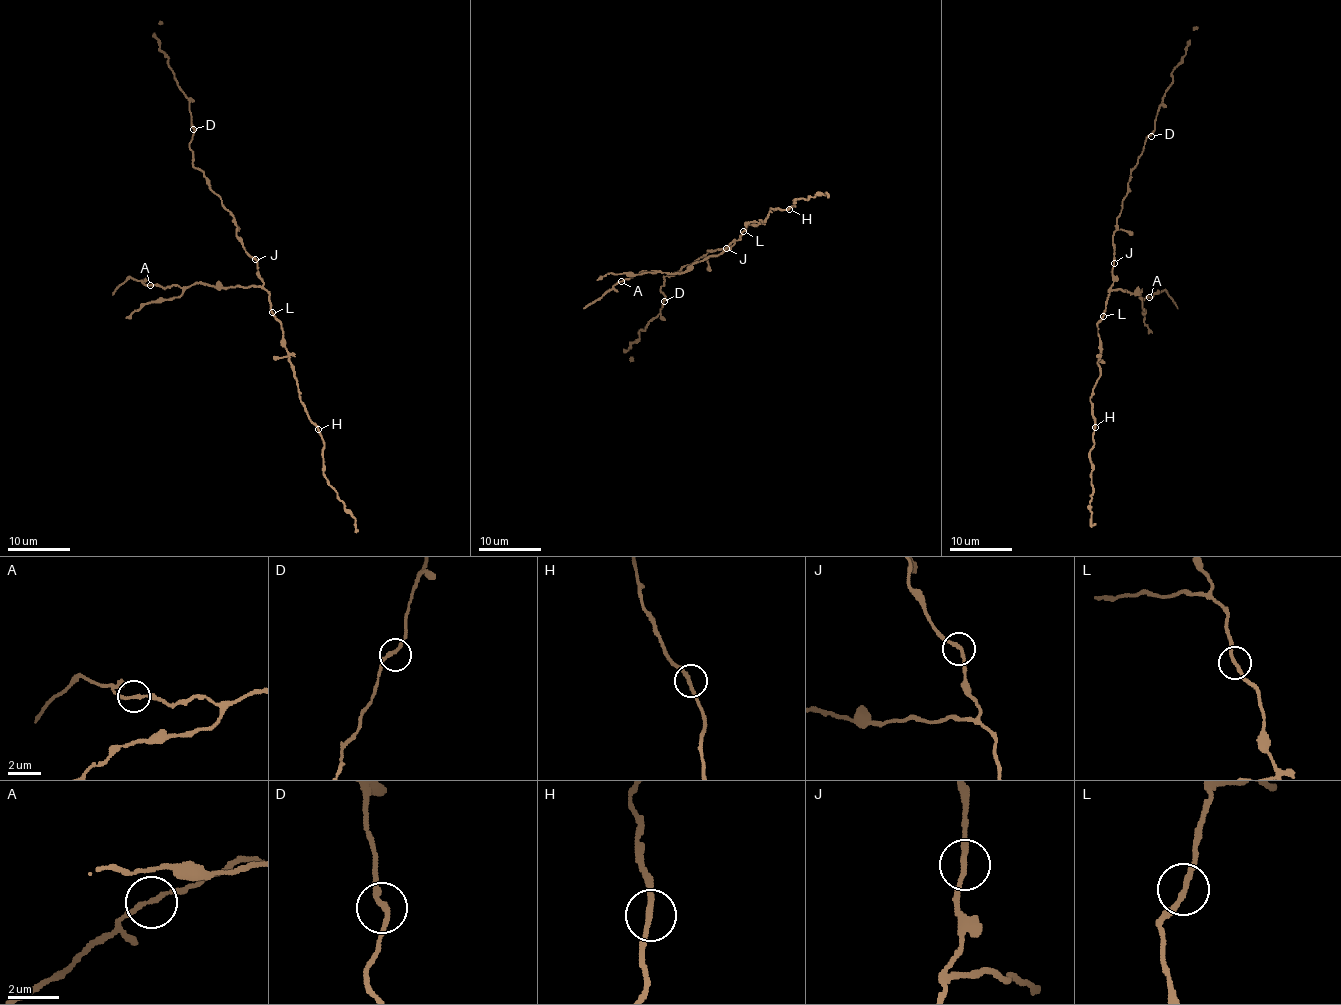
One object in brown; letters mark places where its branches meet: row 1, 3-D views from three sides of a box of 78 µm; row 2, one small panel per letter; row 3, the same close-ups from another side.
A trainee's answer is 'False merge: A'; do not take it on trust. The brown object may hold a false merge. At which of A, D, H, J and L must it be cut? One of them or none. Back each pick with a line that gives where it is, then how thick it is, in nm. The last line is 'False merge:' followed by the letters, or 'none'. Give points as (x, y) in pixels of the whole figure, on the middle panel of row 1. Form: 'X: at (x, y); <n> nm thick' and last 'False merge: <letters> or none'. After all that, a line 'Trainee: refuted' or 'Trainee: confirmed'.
False merge: none
Trainee: refuted

